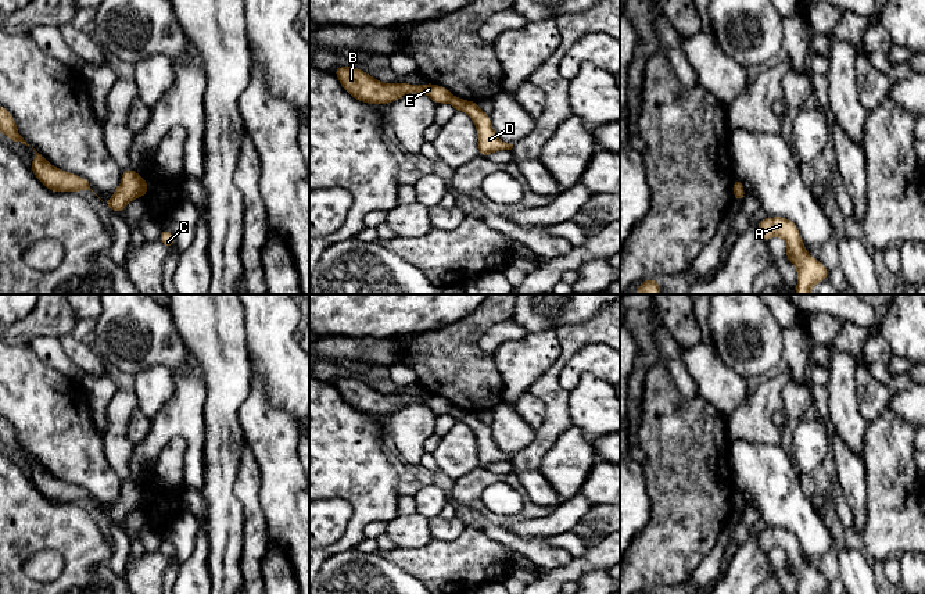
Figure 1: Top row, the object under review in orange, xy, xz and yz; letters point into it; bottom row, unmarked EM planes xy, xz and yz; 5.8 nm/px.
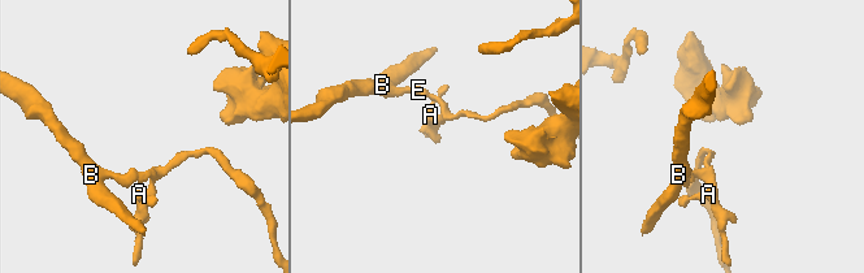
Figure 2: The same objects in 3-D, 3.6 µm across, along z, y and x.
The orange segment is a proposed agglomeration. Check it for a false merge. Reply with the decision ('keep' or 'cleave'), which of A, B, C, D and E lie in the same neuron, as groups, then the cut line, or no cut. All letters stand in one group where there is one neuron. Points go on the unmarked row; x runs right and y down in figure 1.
cleave; groups A C D / B E; cut xz (452, 407), (450, 412)

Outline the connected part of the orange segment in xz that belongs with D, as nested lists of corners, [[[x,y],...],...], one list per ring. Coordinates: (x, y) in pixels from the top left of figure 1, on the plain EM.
[[[452,407],[451,415],[455,419],[455,422],[463,422],[473,430],[477,439],[480,468],[487,468],[488,465],[499,461],[513,459],[513,455],[498,450],[491,436],[490,426],[484,425],[476,412],[467,412]]]

